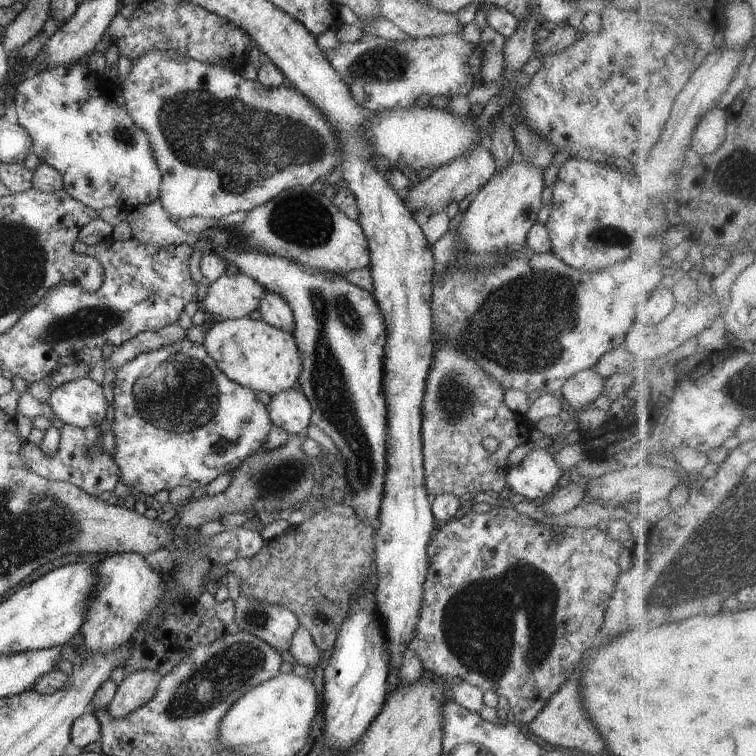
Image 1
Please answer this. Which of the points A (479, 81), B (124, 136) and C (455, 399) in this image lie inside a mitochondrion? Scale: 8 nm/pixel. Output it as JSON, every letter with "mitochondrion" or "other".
{"A":"other","B":"mitochondrion","C":"mitochondrion"}

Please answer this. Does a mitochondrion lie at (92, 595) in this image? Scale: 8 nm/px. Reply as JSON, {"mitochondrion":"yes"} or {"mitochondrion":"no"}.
{"mitochondrion":"no"}

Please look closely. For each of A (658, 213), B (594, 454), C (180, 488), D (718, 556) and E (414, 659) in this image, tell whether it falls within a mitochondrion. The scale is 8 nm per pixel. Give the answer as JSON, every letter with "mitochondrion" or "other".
{"A":"other","B":"other","C":"other","D":"mitochondrion","E":"other"}

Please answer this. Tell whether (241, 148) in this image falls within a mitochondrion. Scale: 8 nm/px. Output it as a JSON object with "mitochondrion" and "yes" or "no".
{"mitochondrion":"yes"}

